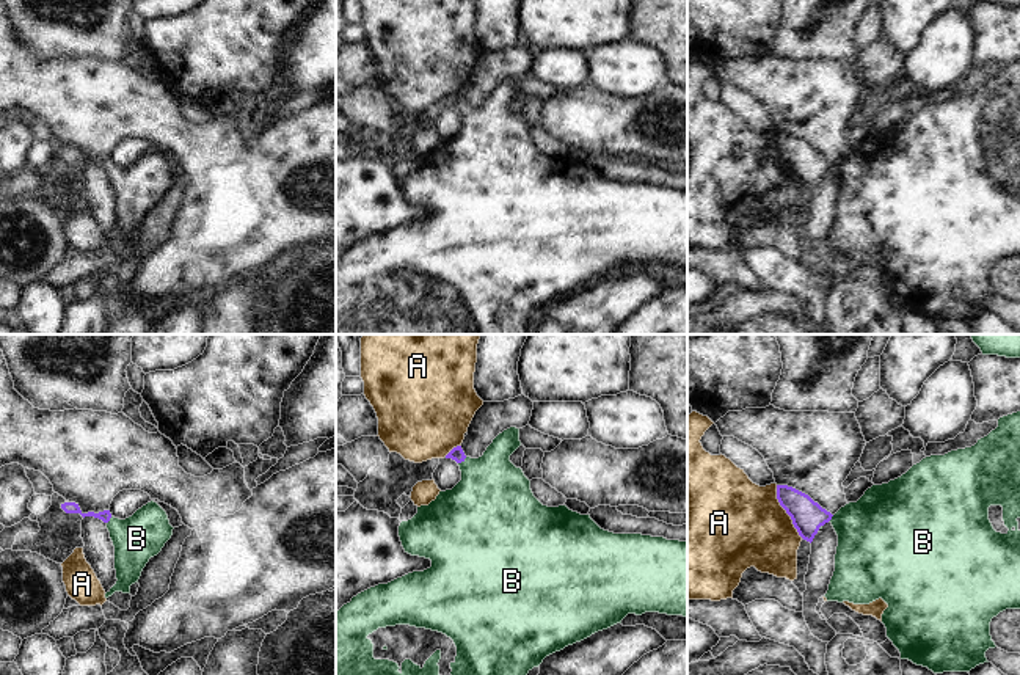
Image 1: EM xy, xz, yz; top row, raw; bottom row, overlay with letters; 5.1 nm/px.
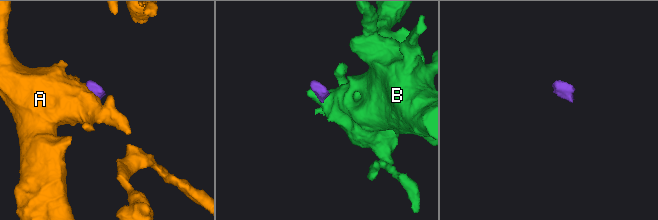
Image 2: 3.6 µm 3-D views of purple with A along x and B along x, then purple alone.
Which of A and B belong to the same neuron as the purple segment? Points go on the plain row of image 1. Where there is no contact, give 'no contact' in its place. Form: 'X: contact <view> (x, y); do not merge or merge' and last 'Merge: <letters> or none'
A: contact yz (786, 160); do not merge
B: contact xz (462, 109); merge
Merge: B

